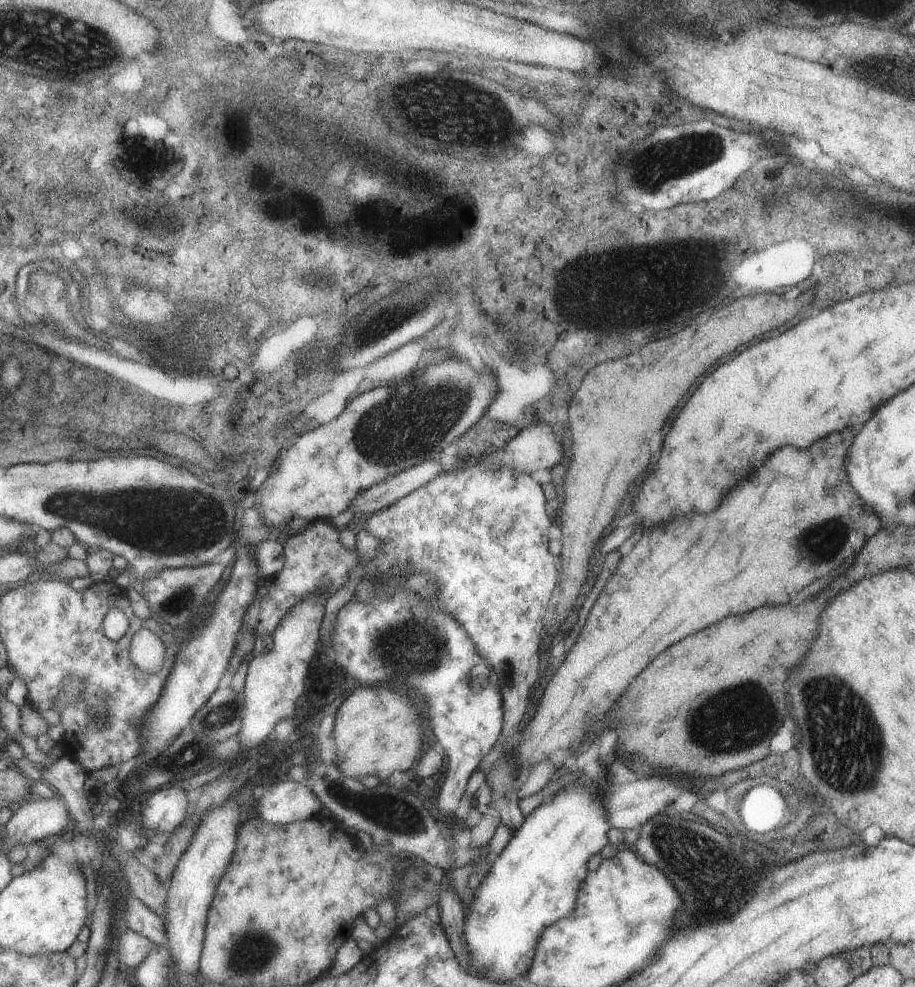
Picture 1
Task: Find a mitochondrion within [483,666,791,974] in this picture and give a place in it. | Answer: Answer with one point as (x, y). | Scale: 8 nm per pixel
(694, 864)

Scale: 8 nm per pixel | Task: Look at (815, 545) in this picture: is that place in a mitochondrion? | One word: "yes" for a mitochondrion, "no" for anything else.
yes

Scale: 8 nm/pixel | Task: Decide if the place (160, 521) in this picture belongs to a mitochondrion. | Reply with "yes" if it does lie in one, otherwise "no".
yes

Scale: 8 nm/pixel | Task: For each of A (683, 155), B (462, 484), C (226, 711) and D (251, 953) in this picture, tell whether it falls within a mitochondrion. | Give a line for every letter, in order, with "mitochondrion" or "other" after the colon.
A: mitochondrion
B: other
C: mitochondrion
D: mitochondrion

